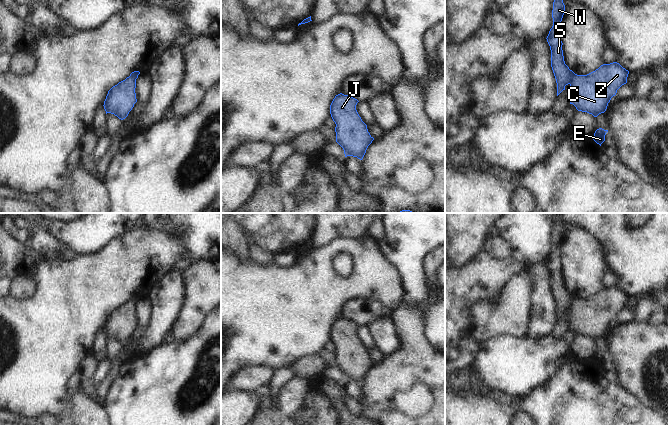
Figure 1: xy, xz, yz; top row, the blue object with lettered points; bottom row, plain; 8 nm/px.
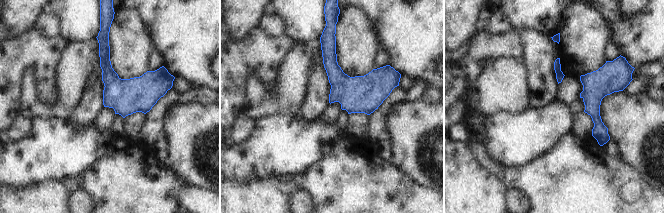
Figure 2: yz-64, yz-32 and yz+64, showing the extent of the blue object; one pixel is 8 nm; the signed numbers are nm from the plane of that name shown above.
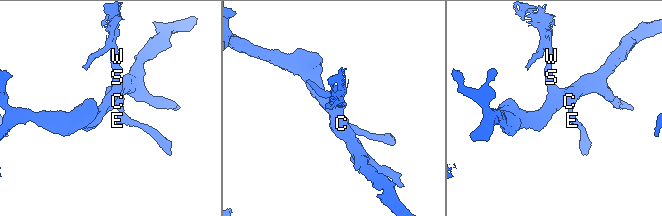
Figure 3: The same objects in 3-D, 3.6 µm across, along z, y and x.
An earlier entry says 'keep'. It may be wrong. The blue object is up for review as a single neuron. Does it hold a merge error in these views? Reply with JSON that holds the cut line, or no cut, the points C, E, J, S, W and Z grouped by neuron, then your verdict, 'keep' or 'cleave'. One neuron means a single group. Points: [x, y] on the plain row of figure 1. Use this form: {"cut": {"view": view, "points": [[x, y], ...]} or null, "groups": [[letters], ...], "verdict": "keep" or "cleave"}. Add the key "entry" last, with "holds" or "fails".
{"cut": null, "groups": [["C", "E", "J", "S", "W", "Z"]], "verdict": "keep", "entry": "holds"}

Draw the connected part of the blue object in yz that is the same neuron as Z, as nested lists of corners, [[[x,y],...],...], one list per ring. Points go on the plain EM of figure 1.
[[[561,214],[555,216],[552,242],[553,250],[547,260],[551,274],[551,291],[557,307],[557,320],[570,309],[570,328],[578,335],[597,341],[607,333],[617,314],[627,307],[629,295],[619,287],[603,288],[587,299],[577,299],[565,288],[562,265],[561,245],[565,237]]]

